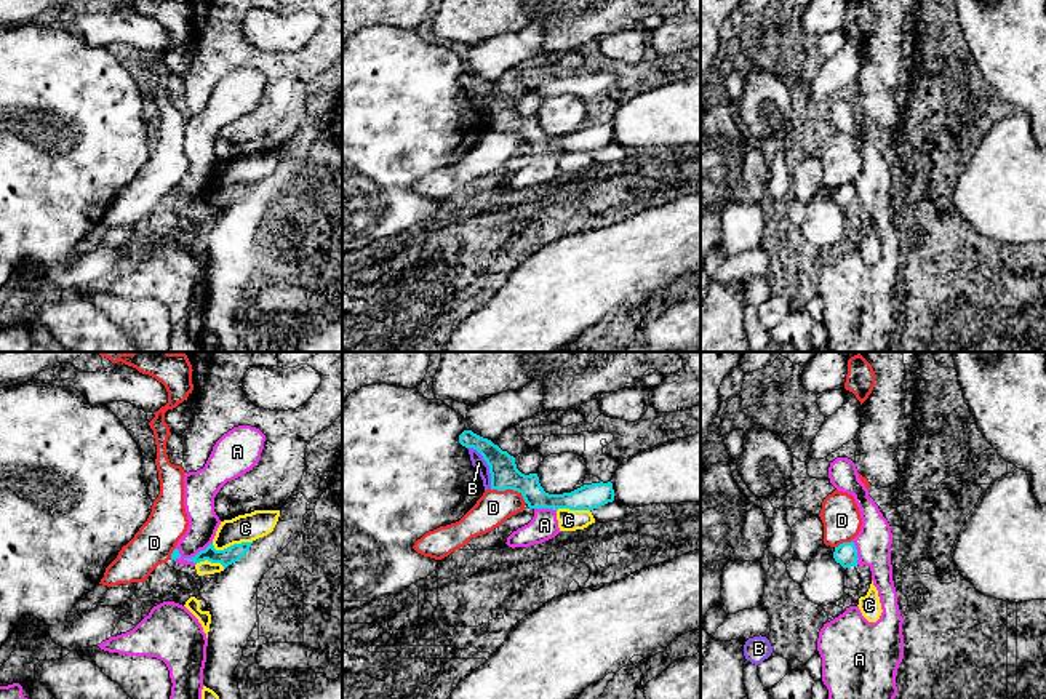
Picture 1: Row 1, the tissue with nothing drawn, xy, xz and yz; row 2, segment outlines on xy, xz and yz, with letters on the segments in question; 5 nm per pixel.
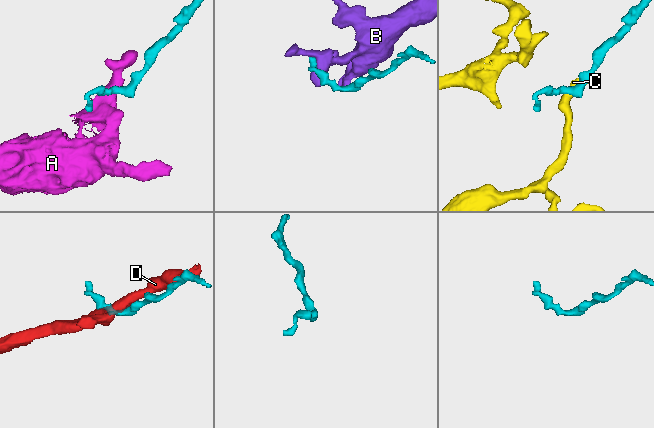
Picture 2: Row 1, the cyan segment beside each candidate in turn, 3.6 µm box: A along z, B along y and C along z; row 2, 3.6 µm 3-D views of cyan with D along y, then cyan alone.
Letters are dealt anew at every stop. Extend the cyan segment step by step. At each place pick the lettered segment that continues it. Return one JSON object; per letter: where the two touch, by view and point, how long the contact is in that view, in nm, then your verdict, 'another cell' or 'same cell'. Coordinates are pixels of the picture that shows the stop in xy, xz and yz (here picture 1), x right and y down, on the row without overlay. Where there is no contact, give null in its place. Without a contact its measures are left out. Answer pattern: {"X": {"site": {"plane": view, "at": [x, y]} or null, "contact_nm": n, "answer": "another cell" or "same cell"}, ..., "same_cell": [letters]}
{"A": {"site": {"plane": "xy", "at": [192, 199]}, "contact_nm": 220, "answer": "another cell"}, "B": {"site": {"plane": "xz", "at": [488, 106]}, "contact_nm": 240, "answer": "another cell"}, "C": {"site": {"plane": "xy", "at": [231, 187]}, "contact_nm": 200, "answer": "another cell"}, "D": {"site": {"plane": "xz", "at": [511, 130]}, "contact_nm": 200, "answer": "another cell"}, "same_cell": []}

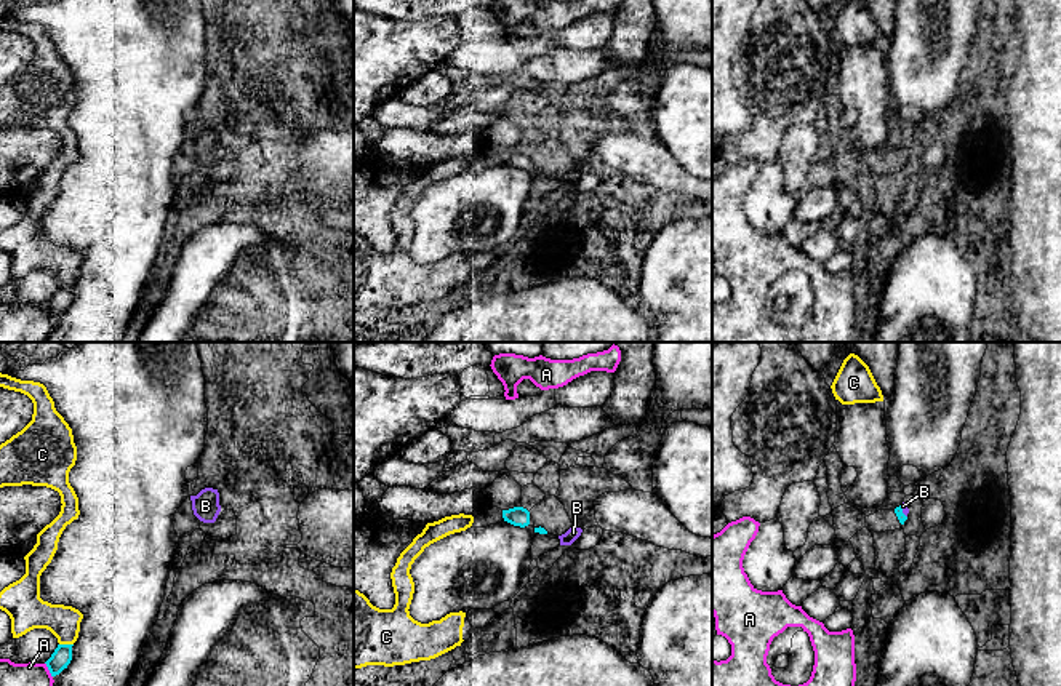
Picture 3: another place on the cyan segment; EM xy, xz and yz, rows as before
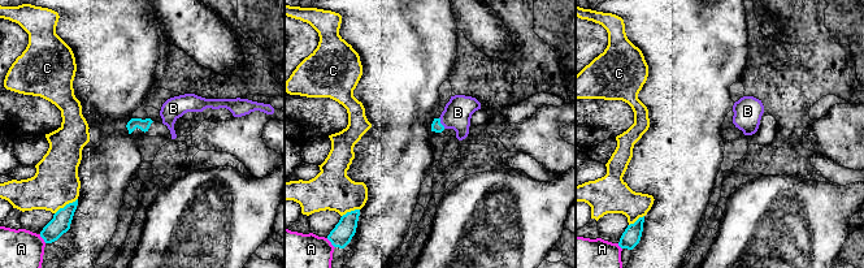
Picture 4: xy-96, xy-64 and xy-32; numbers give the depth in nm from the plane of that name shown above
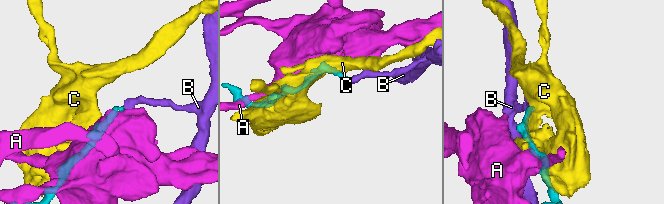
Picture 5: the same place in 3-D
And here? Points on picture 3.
{"A": {"site": {"plane": "xy", "at": [48, 311]}, "contact_nm": 90, "answer": "another cell"}, "B": {"site": {"plane": "yz", "at": [901, 154]}, "contact_nm": 70, "answer": "same cell"}, "C": {"site": {"plane": "xy", "at": [66, 287]}, "contact_nm": 70, "answer": "another cell"}, "same_cell": ["B"]}

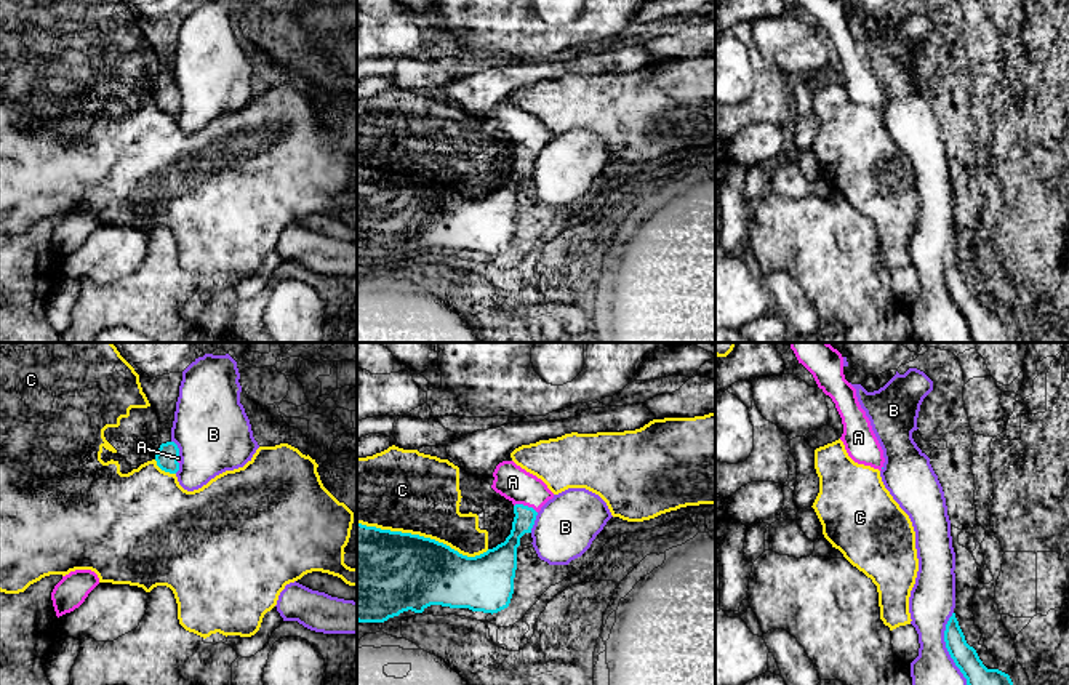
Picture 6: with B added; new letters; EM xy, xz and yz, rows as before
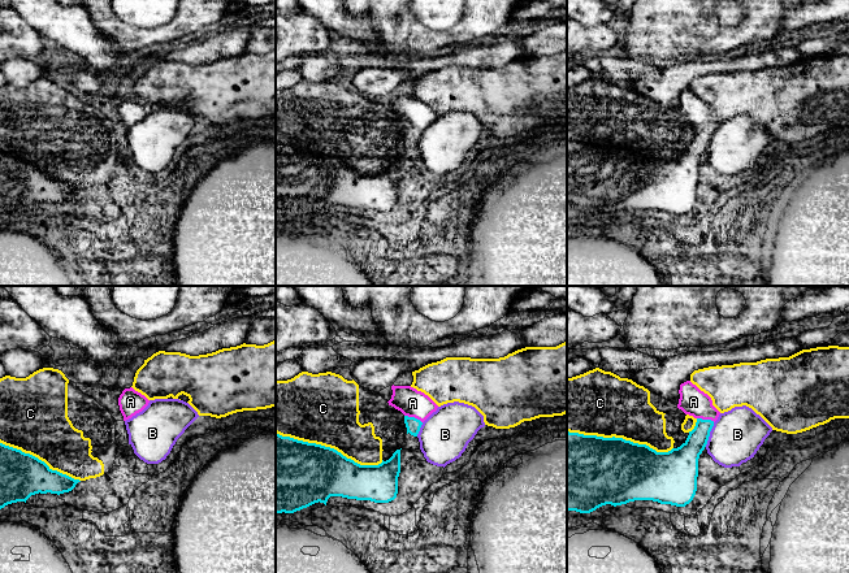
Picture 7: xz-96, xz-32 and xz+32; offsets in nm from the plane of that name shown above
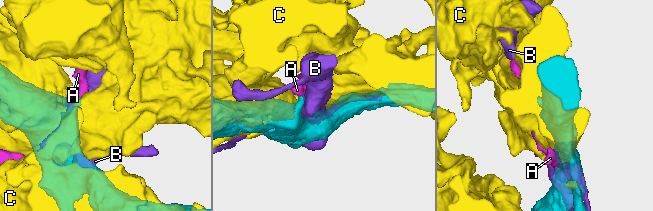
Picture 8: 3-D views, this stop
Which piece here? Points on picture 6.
{"A": {"site": {"plane": "xz", "at": [525, 148]}, "contact_nm": 130, "answer": "same cell"}, "B": {"site": {"plane": "yz", "at": [951, 298]}, "contact_nm": 460, "answer": "another cell"}, "C": {"site": {"plane": "xz", "at": [423, 178]}, "contact_nm": 700, "answer": "another cell"}, "same_cell": ["A"]}

